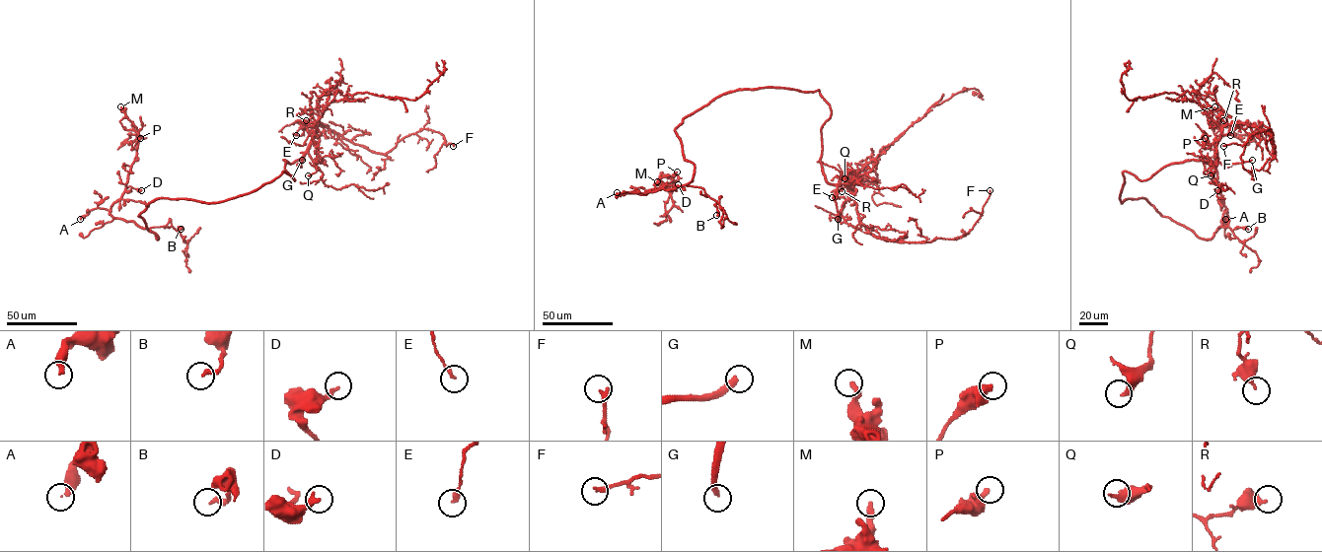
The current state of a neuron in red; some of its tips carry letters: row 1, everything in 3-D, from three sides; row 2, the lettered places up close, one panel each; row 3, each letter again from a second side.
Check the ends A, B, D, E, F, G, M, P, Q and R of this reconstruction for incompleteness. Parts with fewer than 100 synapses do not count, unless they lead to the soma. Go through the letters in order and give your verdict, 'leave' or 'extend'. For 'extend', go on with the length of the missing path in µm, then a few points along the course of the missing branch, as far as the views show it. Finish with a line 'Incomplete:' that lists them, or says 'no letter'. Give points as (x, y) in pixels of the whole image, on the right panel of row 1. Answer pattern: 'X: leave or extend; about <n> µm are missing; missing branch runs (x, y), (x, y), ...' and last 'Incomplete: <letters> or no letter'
A: extend; about 25 µm are missing; missing branch runs (1225, 219), (1224, 235), (1228, 240)
B: leave
D: leave
E: leave
F: leave
G: extend; about 35 µm are missing; missing branch runs (1252, 160), (1263, 145), (1263, 124)
M: leave
P: leave
Q: leave
R: leave
Incomplete: A, G

